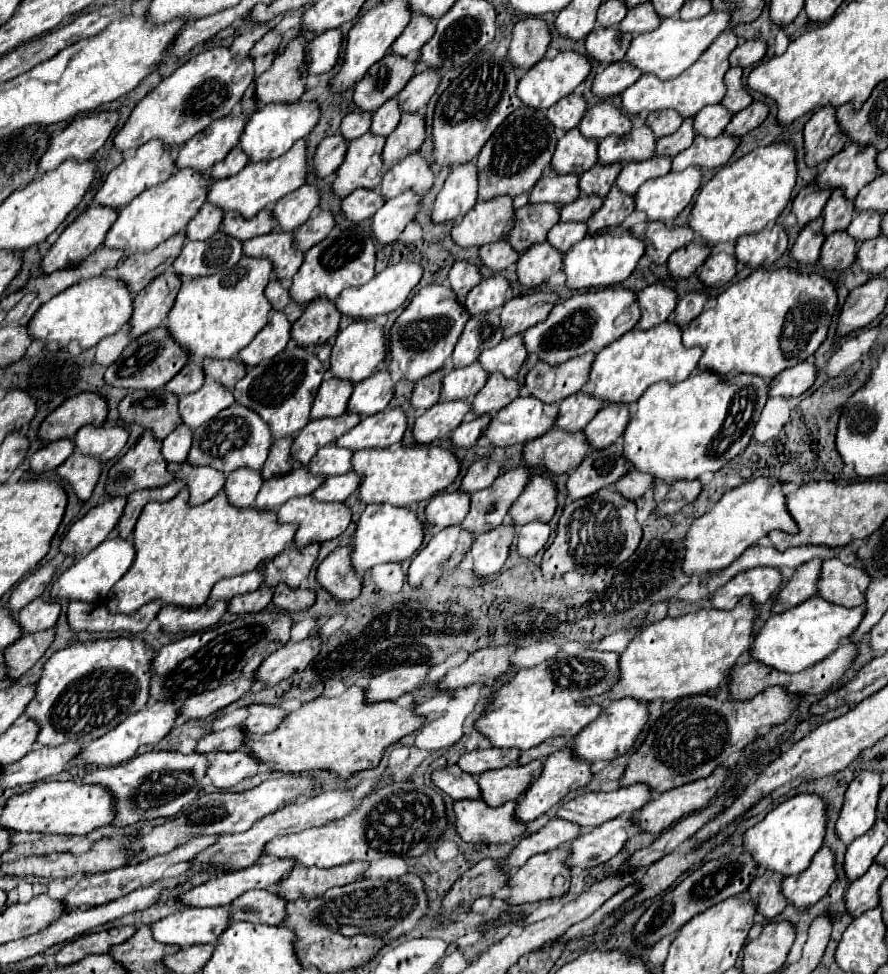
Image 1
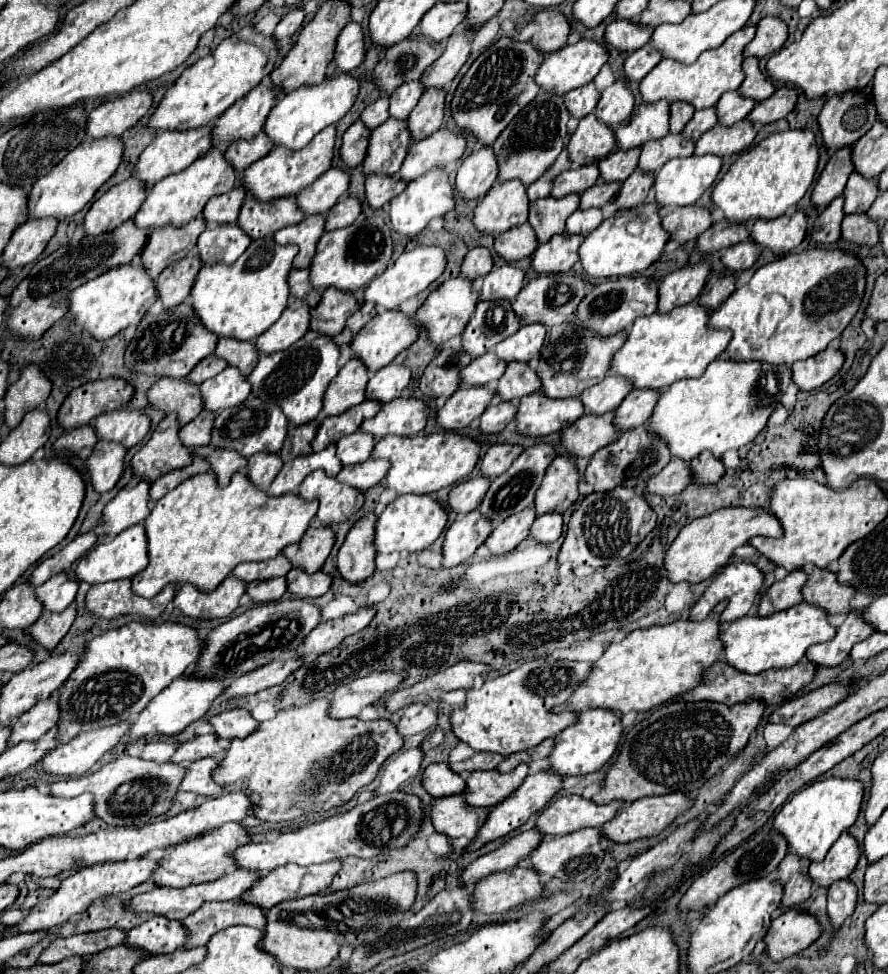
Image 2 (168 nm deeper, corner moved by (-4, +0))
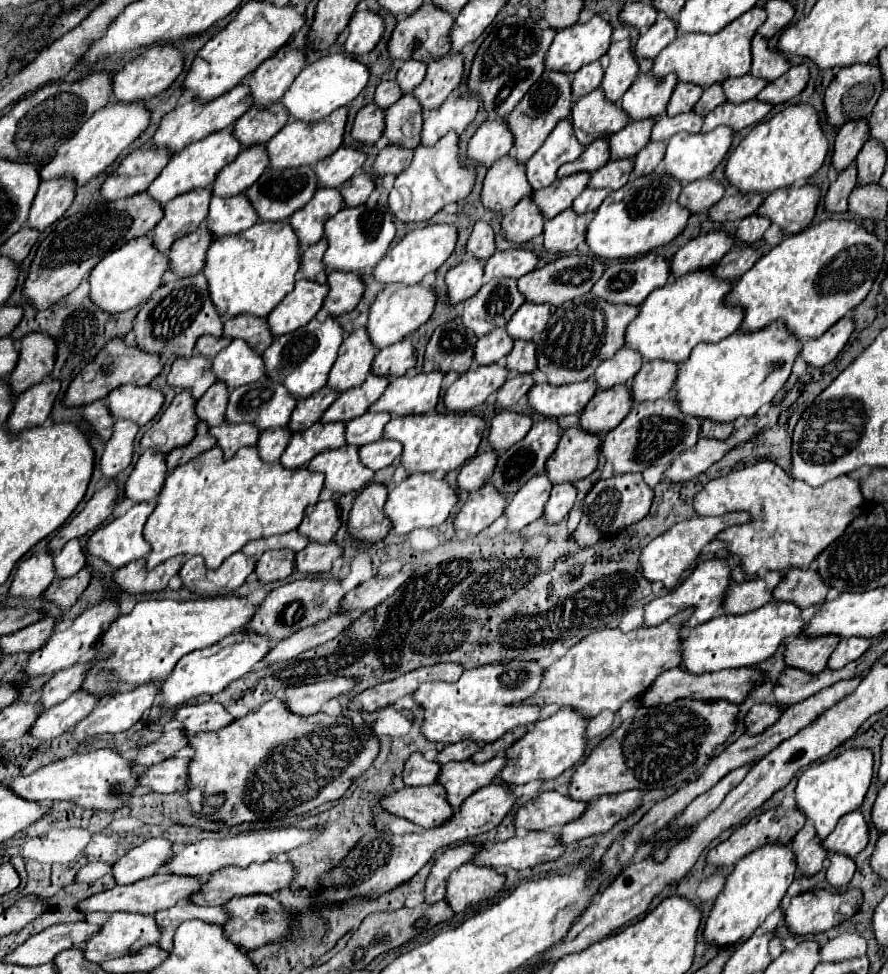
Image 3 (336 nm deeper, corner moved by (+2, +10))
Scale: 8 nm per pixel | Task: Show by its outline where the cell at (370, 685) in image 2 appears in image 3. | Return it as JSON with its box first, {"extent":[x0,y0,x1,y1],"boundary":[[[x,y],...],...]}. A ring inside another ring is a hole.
{"extent":[286,677,356,715],"boundary":[[[336,677],[332,681],[312,683],[296,689],[288,689],[286,705],[292,713],[298,715],[314,715],[322,709],[322,705],[334,697],[340,697],[356,687],[356,679],[344,679]]]}

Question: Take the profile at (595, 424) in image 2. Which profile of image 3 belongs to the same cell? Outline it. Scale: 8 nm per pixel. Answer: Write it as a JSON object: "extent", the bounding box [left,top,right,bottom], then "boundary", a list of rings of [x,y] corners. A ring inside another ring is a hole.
{"extent":[580,385,630,437],"boundary":[[[618,385],[606,391],[598,391],[580,413],[580,429],[604,437],[608,431],[620,425],[620,421],[628,415],[630,407],[630,387]]]}

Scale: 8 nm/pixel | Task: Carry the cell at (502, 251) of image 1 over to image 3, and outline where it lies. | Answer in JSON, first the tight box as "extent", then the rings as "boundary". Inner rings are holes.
{"extent":[502,197,544,243],"boundary":[[[524,197],[508,215],[502,219],[502,233],[512,243],[526,243],[542,233],[544,217],[530,197]]]}

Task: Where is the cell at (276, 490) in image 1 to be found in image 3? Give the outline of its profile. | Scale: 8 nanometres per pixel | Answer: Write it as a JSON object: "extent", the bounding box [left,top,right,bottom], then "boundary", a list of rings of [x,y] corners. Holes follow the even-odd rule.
{"extent":[280,421,344,469],"boundary":[[[318,421],[310,429],[292,435],[286,451],[280,457],[280,465],[286,467],[286,469],[298,469],[298,467],[304,467],[314,455],[318,455],[318,453],[322,453],[326,449],[338,449],[342,445],[344,445],[344,423],[328,423],[328,425],[322,427],[320,421]]]}

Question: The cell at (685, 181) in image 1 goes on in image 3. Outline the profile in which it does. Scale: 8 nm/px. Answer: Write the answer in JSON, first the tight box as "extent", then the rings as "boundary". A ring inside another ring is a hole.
{"extent":[664,127,732,183],"boundary":[[[716,127],[710,133],[676,133],[668,143],[666,143],[666,155],[664,155],[664,165],[666,171],[680,183],[692,183],[696,179],[708,177],[716,165],[726,157],[728,147],[732,143],[732,129],[730,127]]]}

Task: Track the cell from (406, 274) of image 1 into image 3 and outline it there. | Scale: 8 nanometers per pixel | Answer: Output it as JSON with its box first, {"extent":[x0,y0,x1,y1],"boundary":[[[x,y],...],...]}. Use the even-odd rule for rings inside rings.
{"extent":[374,225,456,285],"boundary":[[[428,225],[422,229],[410,231],[400,243],[396,243],[384,259],[374,269],[374,279],[382,285],[402,283],[402,285],[416,285],[422,281],[426,273],[436,271],[454,251],[456,245],[456,227],[454,225]]]}

